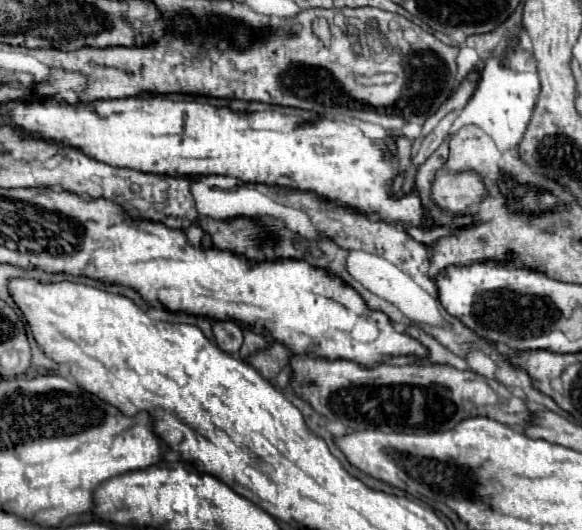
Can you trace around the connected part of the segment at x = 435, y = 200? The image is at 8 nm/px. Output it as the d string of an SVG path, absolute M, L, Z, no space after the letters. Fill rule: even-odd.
M440 172L432 182L430 200L440 210L448 210L452 214L460 214L468 206L474 206L484 196L484 186L480 184L478 176L454 174L454 172Z

